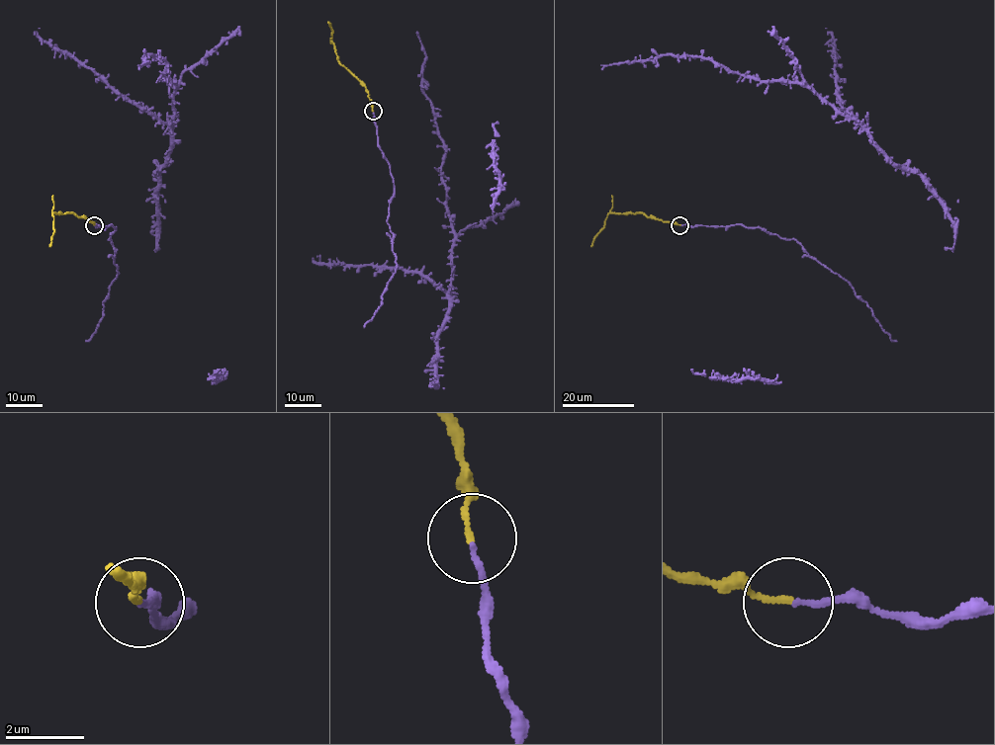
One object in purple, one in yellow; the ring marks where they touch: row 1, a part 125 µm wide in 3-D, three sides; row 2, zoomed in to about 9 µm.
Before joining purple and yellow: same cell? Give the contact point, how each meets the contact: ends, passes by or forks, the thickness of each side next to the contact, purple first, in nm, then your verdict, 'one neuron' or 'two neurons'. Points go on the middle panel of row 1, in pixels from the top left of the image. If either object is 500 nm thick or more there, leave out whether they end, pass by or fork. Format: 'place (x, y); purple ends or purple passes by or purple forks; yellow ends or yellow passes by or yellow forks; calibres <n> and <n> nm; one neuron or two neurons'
place (373, 111); purple ends; yellow ends; calibres 140 and 150 nm; one neuron

